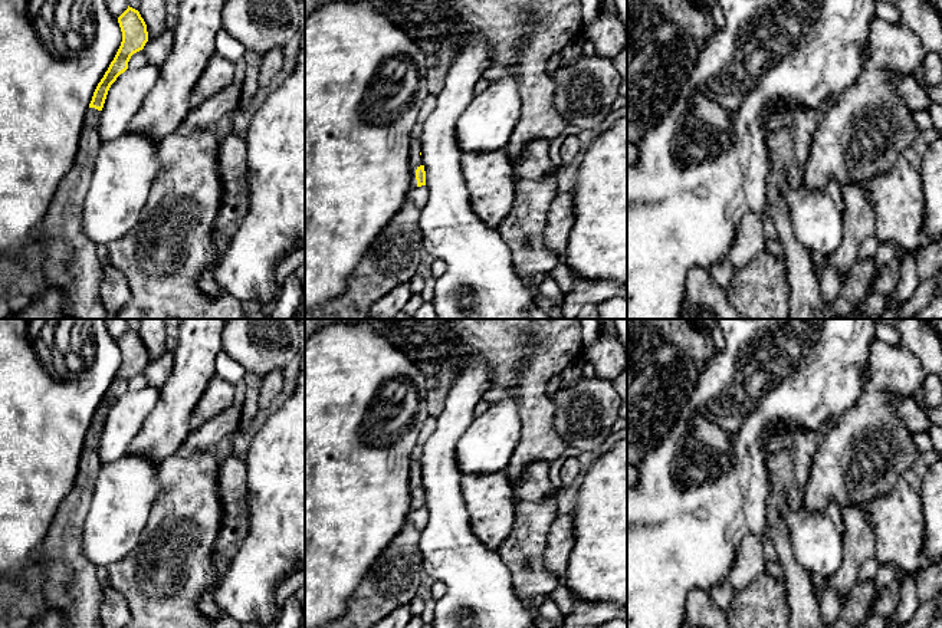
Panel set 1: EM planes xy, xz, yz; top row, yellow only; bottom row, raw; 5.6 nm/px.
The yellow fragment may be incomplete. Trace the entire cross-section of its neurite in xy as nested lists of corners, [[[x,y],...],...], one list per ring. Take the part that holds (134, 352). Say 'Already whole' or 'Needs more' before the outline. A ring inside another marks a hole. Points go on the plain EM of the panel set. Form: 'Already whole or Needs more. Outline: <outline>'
Needs more. Outline: [[[128,328],[118,339],[118,345],[122,354],[121,368],[93,414],[73,489],[60,503],[40,549],[46,606],[47,611],[56,609],[63,614],[66,628],[101,628],[102,591],[96,568],[82,553],[83,525],[102,467],[98,448],[108,412],[128,391],[131,378],[142,372],[148,364],[147,346],[138,332]]]

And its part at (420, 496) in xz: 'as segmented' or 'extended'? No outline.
extended

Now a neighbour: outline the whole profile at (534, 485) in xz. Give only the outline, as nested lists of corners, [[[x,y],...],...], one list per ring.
[[[531,463],[518,479],[511,479],[515,500],[541,502],[547,497],[557,497],[558,489],[552,486],[548,479],[548,474],[548,463]]]

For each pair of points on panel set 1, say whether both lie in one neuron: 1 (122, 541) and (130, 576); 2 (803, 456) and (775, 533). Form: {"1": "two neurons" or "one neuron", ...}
{"1": "two neurons", "2": "one neuron"}

